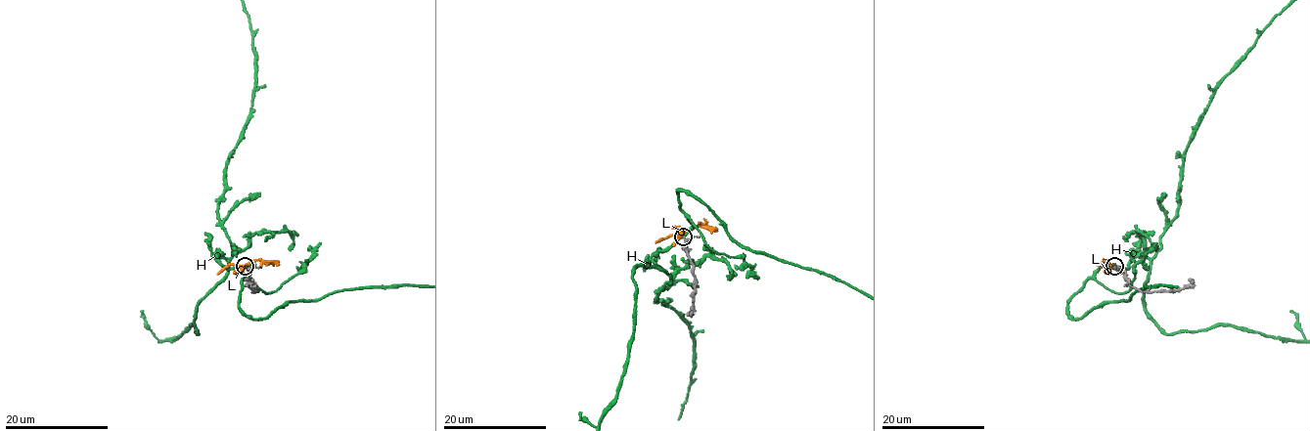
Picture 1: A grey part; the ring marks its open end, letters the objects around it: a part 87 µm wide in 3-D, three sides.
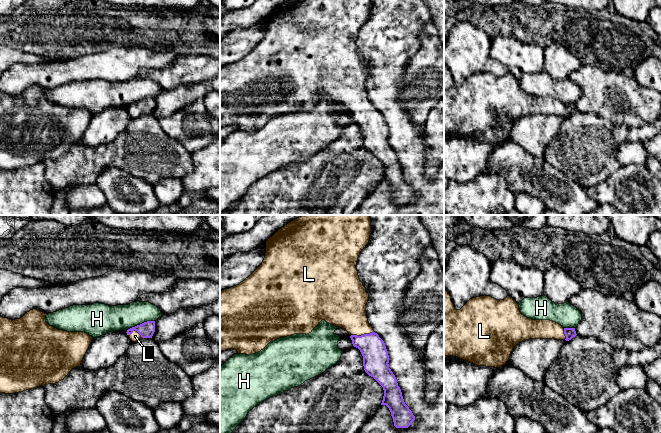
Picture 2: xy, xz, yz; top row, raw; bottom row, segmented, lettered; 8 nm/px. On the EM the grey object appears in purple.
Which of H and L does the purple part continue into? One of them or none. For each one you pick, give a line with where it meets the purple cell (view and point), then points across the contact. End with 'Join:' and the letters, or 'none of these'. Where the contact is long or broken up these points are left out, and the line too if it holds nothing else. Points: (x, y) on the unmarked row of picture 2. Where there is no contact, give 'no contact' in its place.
L: contact xz (361, 111); way xz (375, 131), (370, 120), (361, 111), (359, 104), (346, 84)
Join: L

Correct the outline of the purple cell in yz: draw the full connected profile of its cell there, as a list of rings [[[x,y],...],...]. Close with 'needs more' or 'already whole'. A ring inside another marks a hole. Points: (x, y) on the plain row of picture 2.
[[[444,65],[444,132],[456,132],[477,142],[499,144],[510,134],[514,123],[529,115],[556,115],[569,117],[575,113],[575,104],[563,104],[550,96],[532,96],[521,90],[519,80],[510,72],[496,76],[490,72],[470,75],[460,86],[456,86],[450,70]]]; needs more

